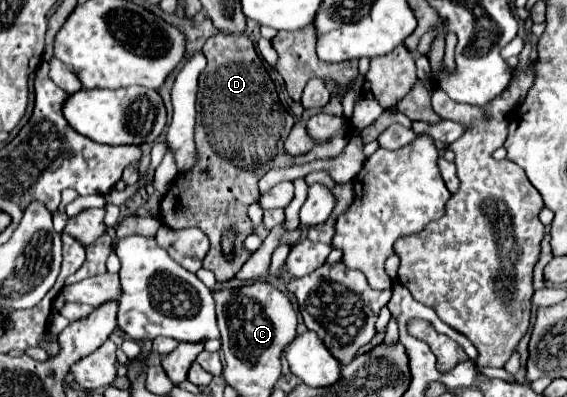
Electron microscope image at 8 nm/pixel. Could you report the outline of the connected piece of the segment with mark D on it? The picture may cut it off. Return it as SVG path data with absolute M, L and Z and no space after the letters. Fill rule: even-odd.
M217 33L203 45L207 67L199 75L195 143L197 163L177 175L159 205L159 221L171 229L199 227L211 241L211 249L203 259L203 267L213 271L217 281L231 279L249 259L241 243L251 233L247 207L259 197L259 179L275 167L291 167L317 159L317 153L291 157L283 143L295 123L293 115L281 105L275 85L267 75L263 61L255 53L249 35ZM235 225L235 255L231 261L223 257L223 231Z

